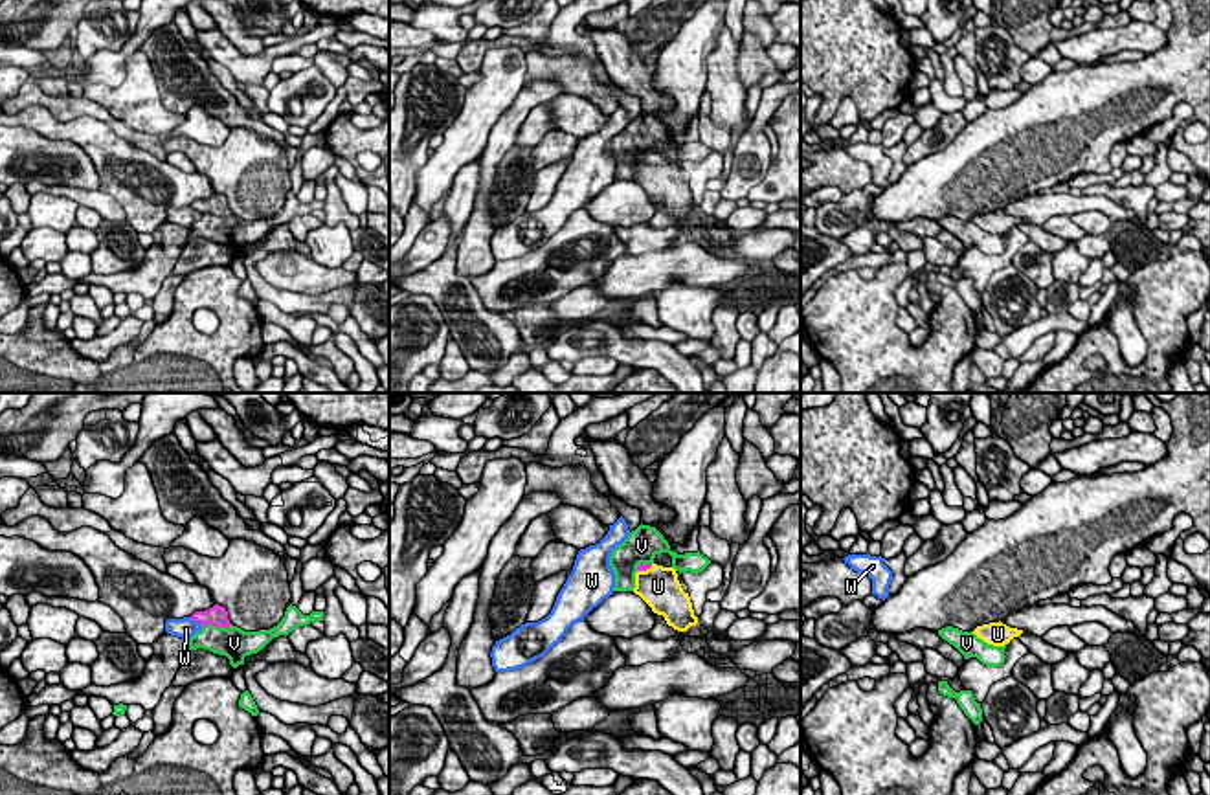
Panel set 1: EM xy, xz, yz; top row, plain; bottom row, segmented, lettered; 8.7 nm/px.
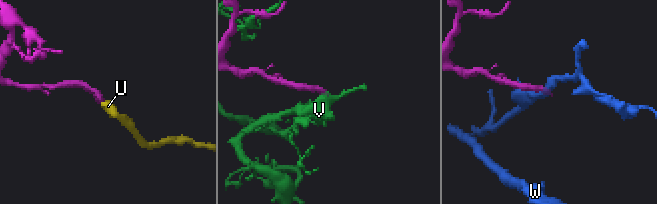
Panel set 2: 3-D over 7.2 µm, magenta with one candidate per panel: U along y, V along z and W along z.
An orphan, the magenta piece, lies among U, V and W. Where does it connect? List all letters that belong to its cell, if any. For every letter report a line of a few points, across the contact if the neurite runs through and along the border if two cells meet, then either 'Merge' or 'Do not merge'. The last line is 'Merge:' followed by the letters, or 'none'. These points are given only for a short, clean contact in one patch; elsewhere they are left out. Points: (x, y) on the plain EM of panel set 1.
U: Line: xz (641, 155), (645, 158), (658, 175). Merge
V: Do not merge
W: Do not merge
Merge: U

